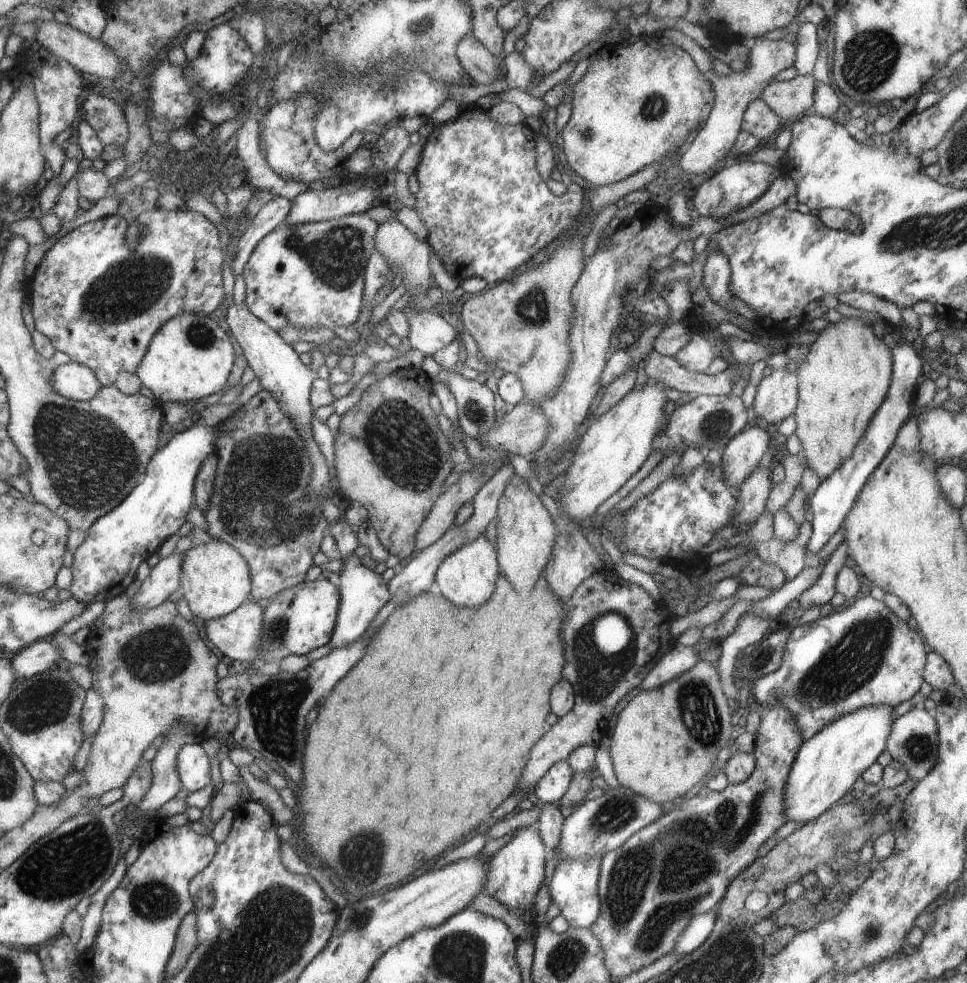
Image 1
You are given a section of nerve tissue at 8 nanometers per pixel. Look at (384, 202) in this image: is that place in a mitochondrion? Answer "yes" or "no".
no

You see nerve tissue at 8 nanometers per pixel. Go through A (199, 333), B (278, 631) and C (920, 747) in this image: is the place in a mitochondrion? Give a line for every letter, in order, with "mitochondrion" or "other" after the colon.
A: mitochondrion
B: mitochondrion
C: mitochondrion

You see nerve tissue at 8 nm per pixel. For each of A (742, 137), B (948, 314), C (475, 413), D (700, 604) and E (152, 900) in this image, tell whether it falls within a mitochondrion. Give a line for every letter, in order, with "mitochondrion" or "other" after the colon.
A: other
B: other
C: mitochondrion
D: other
E: mitochondrion

